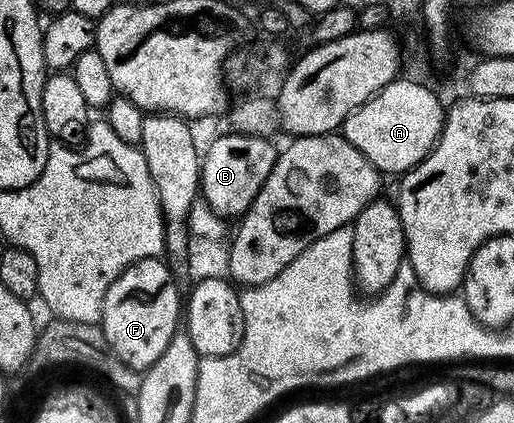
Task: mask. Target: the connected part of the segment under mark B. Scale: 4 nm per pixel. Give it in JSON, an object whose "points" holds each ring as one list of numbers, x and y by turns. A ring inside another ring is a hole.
{"points":[[221,134,209,147,204,147,199,194,214,213,237,220,249,209,271,168,275,168,279,150,269,142,268,137,259,135]]}

